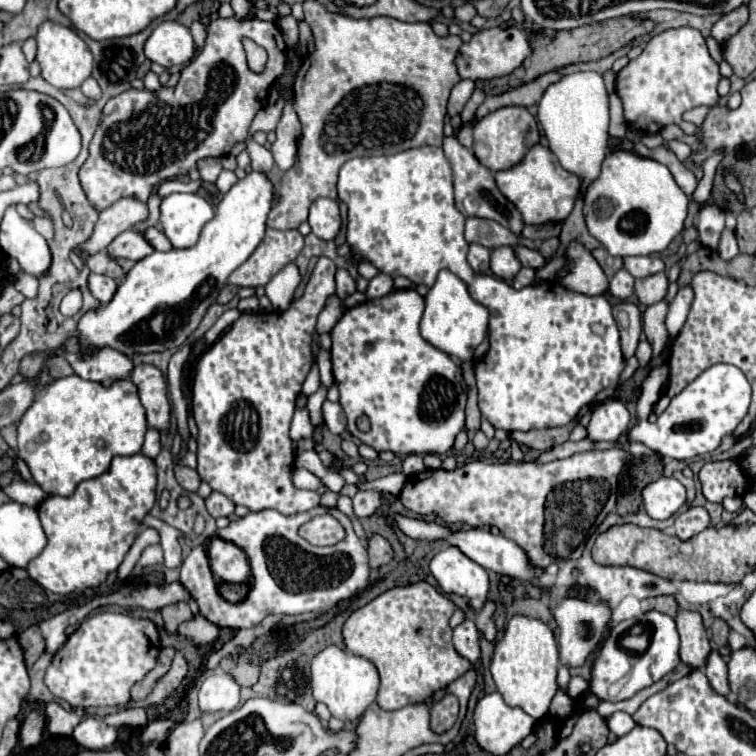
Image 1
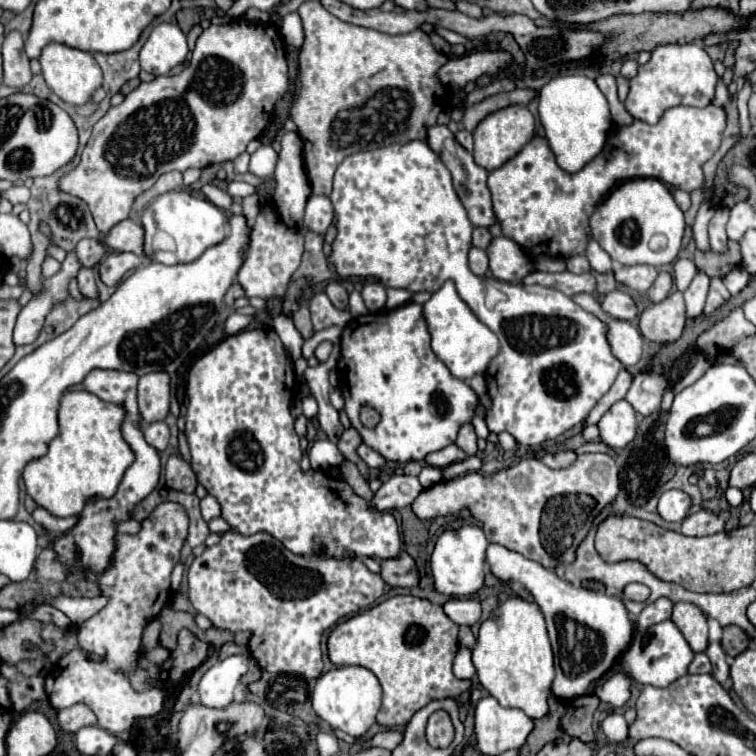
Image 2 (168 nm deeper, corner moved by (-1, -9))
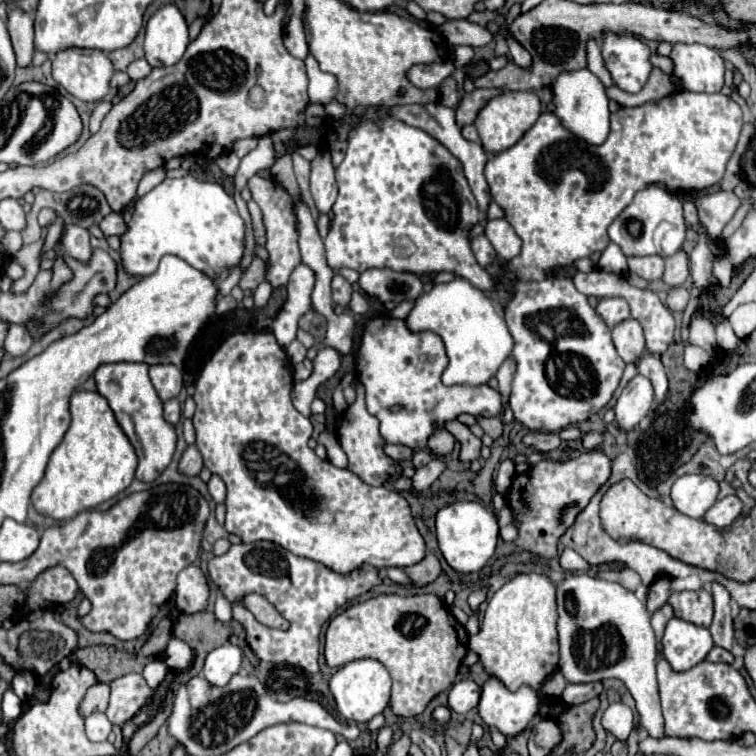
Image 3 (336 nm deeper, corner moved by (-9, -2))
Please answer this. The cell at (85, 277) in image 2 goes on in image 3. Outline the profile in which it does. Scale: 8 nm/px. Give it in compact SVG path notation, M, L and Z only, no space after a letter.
M65 224L63 236L61 236L63 252L73 256L79 262L87 262L91 258L91 244L89 244L89 232L77 224Z

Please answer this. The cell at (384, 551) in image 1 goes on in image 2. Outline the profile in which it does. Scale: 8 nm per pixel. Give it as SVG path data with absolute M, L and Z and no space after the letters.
M399 551L393 559L383 559L379 575L391 587L415 587L419 583L415 561L405 551Z

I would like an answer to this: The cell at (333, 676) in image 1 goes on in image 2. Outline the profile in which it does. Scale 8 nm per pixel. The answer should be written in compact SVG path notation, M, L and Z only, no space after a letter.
M335 667L317 679L311 702L315 713L333 729L341 729L351 737L361 739L375 723L375 715L381 707L381 685L379 679L365 667Z

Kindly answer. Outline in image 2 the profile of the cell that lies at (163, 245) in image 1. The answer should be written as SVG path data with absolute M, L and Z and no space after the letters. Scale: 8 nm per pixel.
M125 219L119 225L115 225L103 237L103 241L111 249L115 249L115 251L131 251L131 253L139 255L143 261L147 261L147 255L145 255L145 249L143 249L143 245L145 245L145 231L133 219Z

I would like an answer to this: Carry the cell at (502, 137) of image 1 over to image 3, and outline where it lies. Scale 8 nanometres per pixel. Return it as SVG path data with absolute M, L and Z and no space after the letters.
M517 90L517 92L505 92L505 94L499 94L499 96L493 96L479 110L479 114L475 118L475 128L479 132L479 138L481 138L481 144L483 144L485 152L489 156L493 156L499 150L511 148L535 124L539 114L541 114L541 102L539 102L535 92Z

